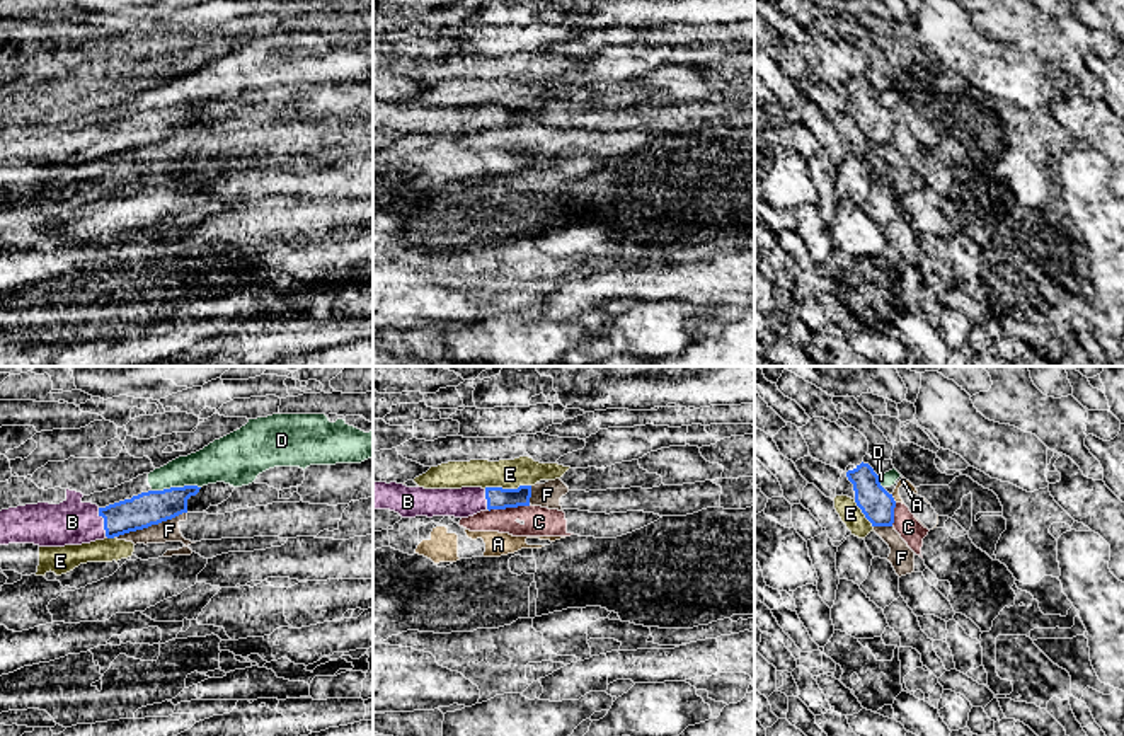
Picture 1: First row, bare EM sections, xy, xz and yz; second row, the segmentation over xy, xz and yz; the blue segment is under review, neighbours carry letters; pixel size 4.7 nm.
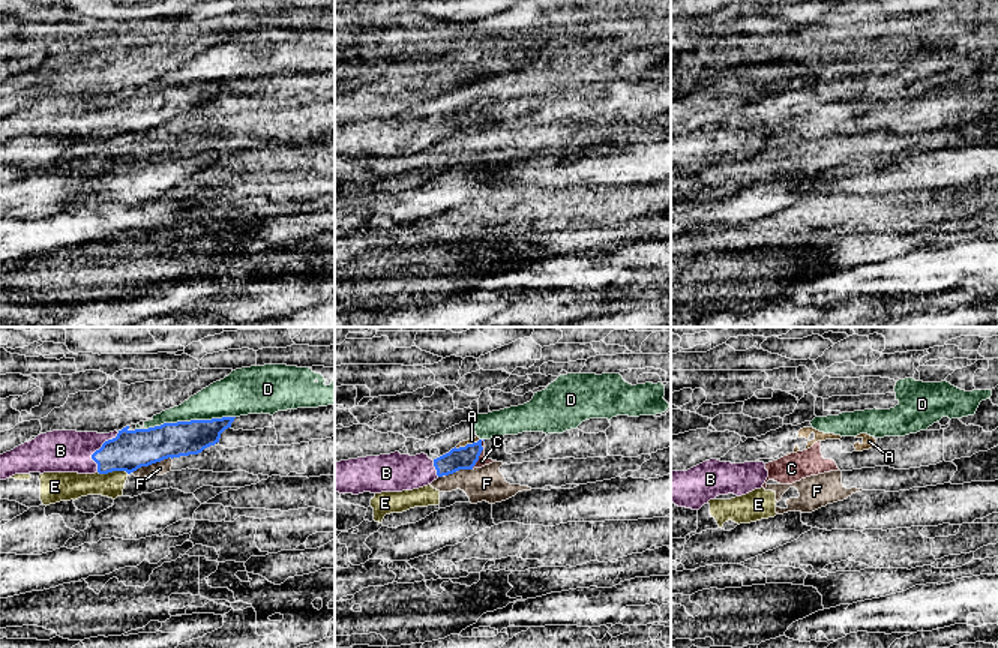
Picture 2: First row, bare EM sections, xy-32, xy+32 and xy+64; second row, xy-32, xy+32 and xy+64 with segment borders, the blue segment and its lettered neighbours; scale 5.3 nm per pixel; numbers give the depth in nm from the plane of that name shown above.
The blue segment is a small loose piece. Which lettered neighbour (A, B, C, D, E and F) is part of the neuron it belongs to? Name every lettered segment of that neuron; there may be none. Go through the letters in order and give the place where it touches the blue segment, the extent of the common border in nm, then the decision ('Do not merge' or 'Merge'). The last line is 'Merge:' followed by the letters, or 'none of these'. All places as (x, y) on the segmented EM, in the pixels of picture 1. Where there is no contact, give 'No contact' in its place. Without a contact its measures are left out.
A: Touches blue at yz (893, 498). Shared border 50 nm. Do not merge
B: Touches blue at xy (104, 523). Shared border 150 nm. Merge
C: Touches blue at xz (508, 506). Shared border 200 nm. Do not merge
D: Touches blue at xy (176, 488). Shared border 240 nm. Do not merge
E: Touches blue at xz (506, 489). Shared border 220 nm. Do not merge
F: Touches blue at xy (149, 525). Shared border 380 nm. Do not merge
Merge: B

